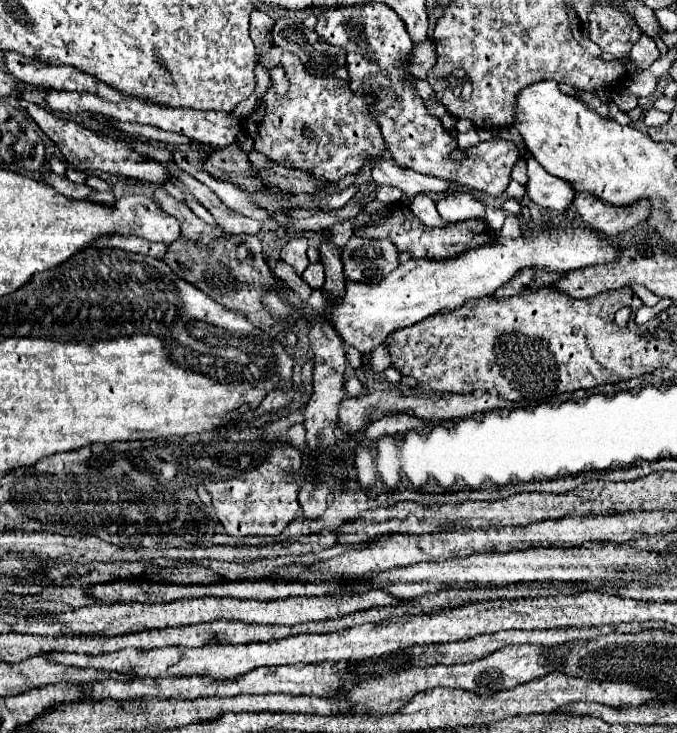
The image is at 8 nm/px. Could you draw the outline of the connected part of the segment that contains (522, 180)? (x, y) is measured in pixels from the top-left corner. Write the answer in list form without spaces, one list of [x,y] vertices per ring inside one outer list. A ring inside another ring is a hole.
[[[518,159],[516,165],[512,167],[512,179],[518,181],[520,185],[526,185],[528,177],[526,177],[526,159]]]

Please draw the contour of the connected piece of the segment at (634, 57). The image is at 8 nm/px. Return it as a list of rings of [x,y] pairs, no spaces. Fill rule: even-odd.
[[[640,37],[636,41],[636,45],[632,47],[628,59],[642,71],[642,69],[648,69],[658,57],[660,57],[660,51],[658,51],[654,39],[652,37]]]

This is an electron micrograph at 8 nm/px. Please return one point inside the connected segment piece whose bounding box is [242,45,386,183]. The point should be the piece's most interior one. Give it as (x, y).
(344, 135)

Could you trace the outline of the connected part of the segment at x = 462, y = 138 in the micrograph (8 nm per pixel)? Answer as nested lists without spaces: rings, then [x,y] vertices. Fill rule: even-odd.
[[[472,127],[472,129],[466,131],[466,133],[458,133],[458,135],[456,135],[456,143],[458,143],[458,147],[462,147],[462,149],[468,149],[468,147],[476,145],[478,141],[480,141],[480,137],[478,137],[476,127]]]

